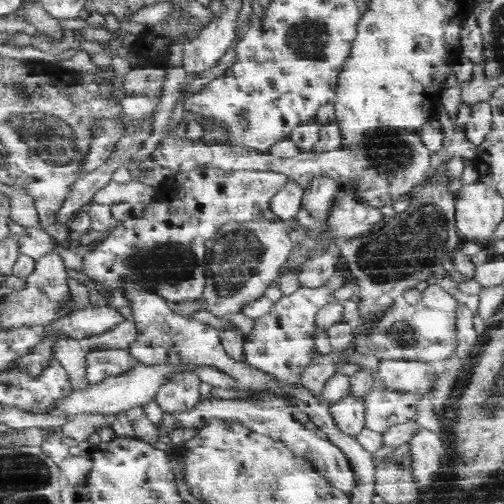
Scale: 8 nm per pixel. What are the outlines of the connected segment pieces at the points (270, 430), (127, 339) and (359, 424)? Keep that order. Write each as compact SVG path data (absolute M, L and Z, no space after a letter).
M260 394L254 399L216 399L214 397L201 398L200 402L186 412L179 412L174 415L178 428L196 428L198 431L204 428L210 420L221 418L222 420L237 420L240 424L252 432L260 432L266 436L272 436L286 444L294 455L305 457L312 461L318 472L329 480L329 483L344 491L350 498L356 488L354 469L350 465L350 459L338 446L329 440L321 439L314 431L306 429L305 424L294 418L293 412L297 410L294 404L288 404L286 399L274 396L273 394Z
M126 320L103 334L94 334L81 341L84 351L116 350L129 351L129 347L137 340L137 329L132 320Z
M346 396L341 401L329 405L329 411L340 430L348 435L358 436L365 427L365 412L362 399Z

